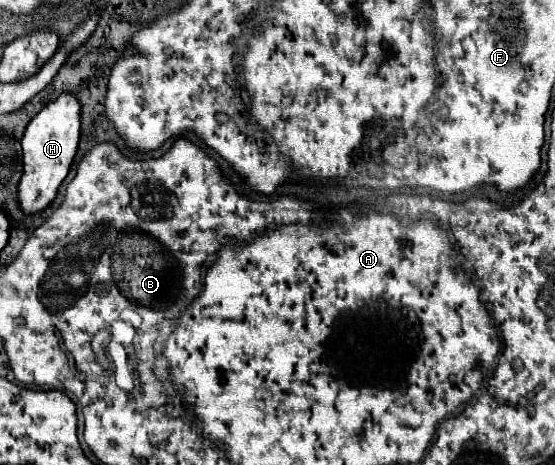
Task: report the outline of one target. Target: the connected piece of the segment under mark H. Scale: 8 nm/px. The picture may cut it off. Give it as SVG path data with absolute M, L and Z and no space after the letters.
M62 93L28 123L22 137L24 175L18 185L18 199L24 213L36 213L48 207L68 175L80 141L80 109L80 101L72 93Z

